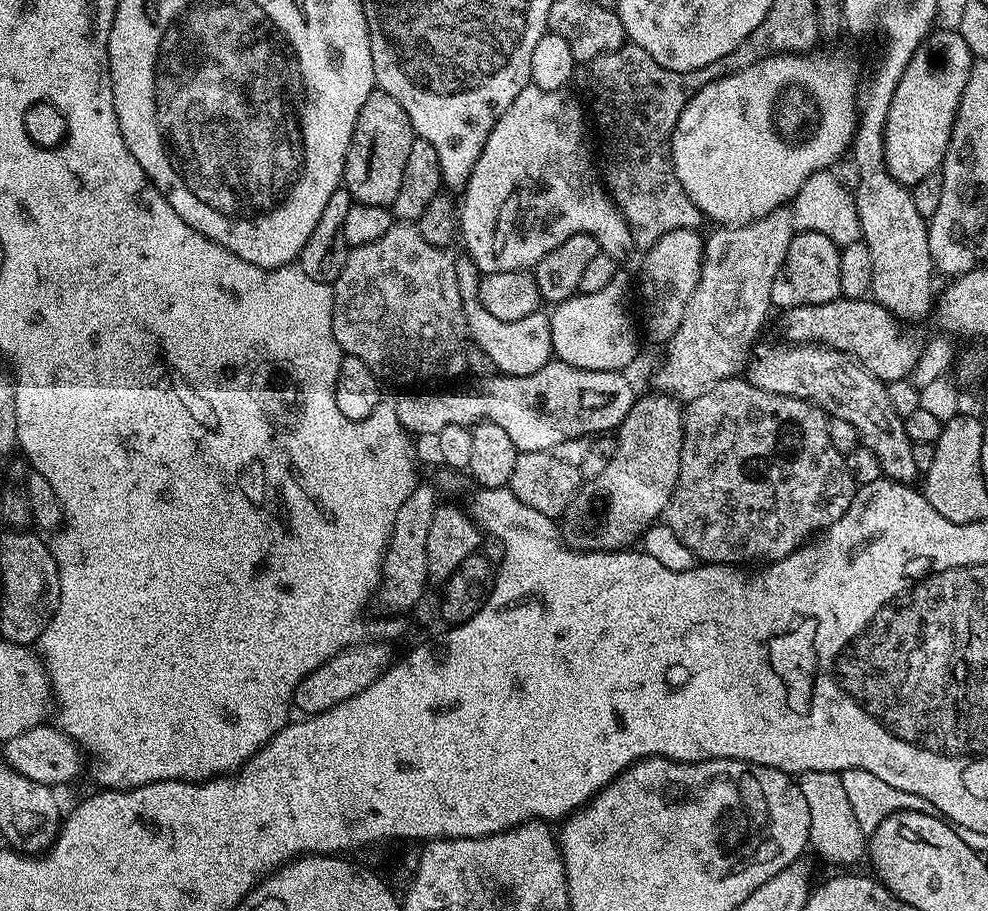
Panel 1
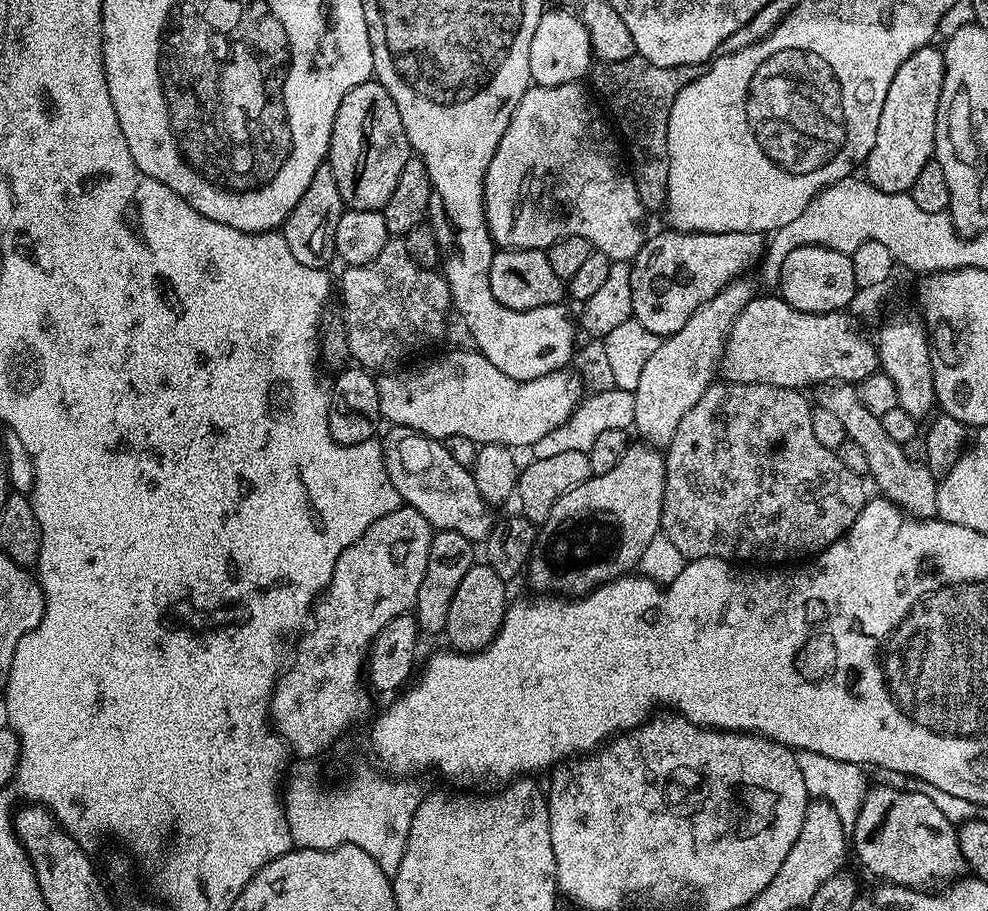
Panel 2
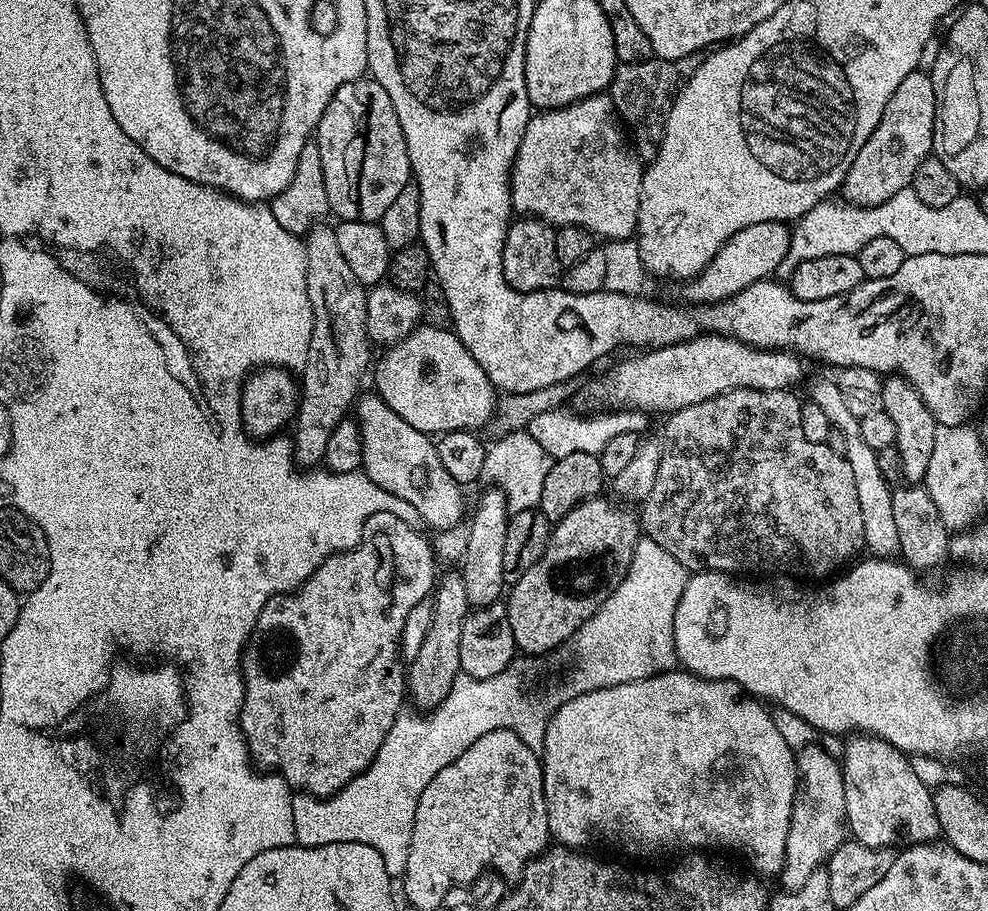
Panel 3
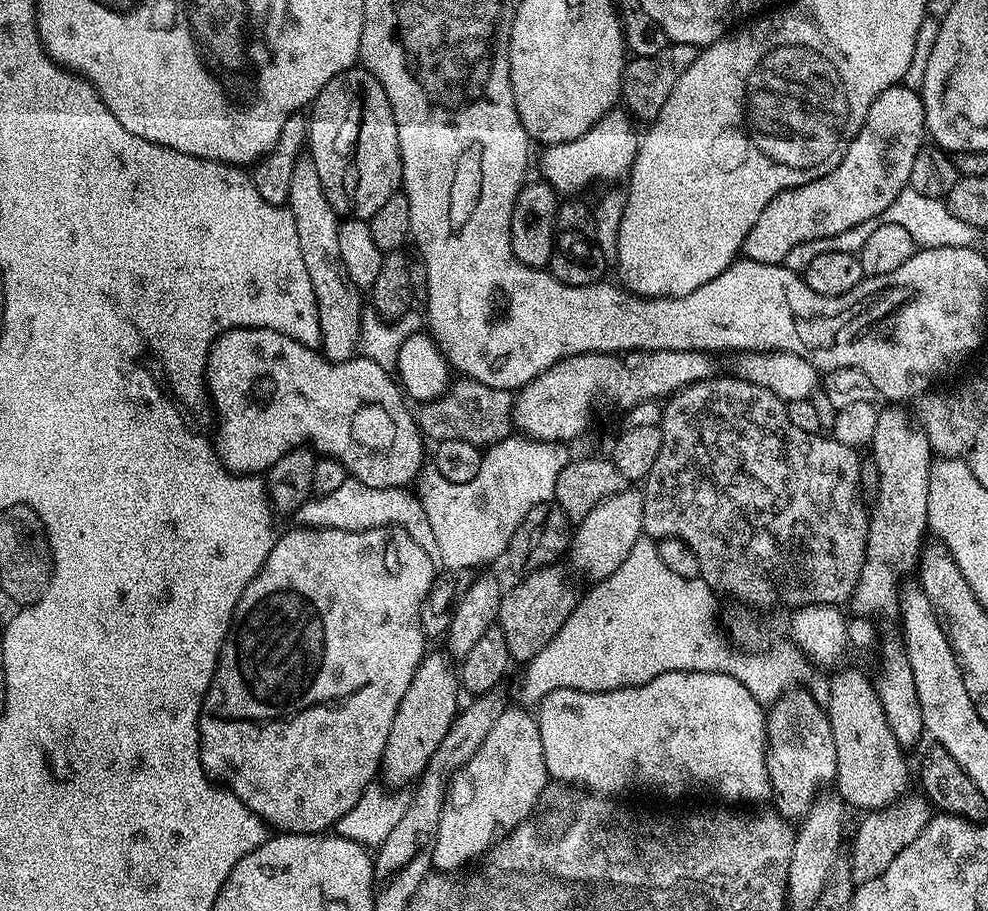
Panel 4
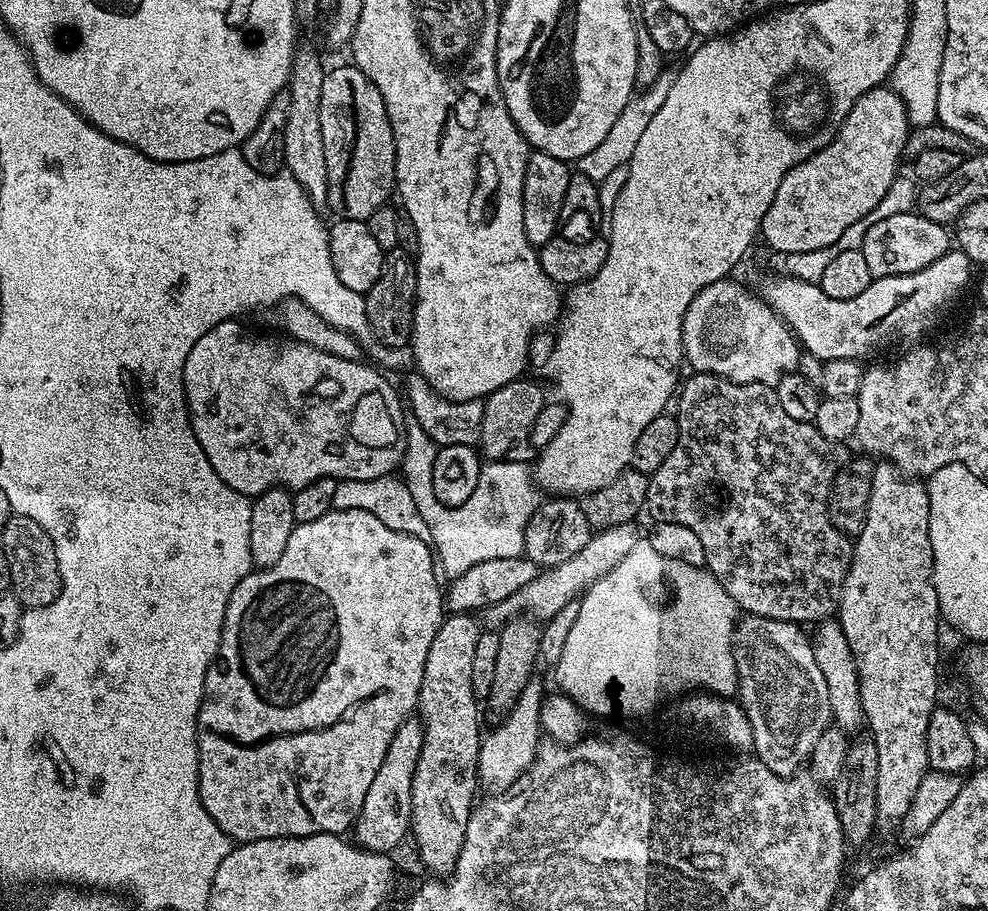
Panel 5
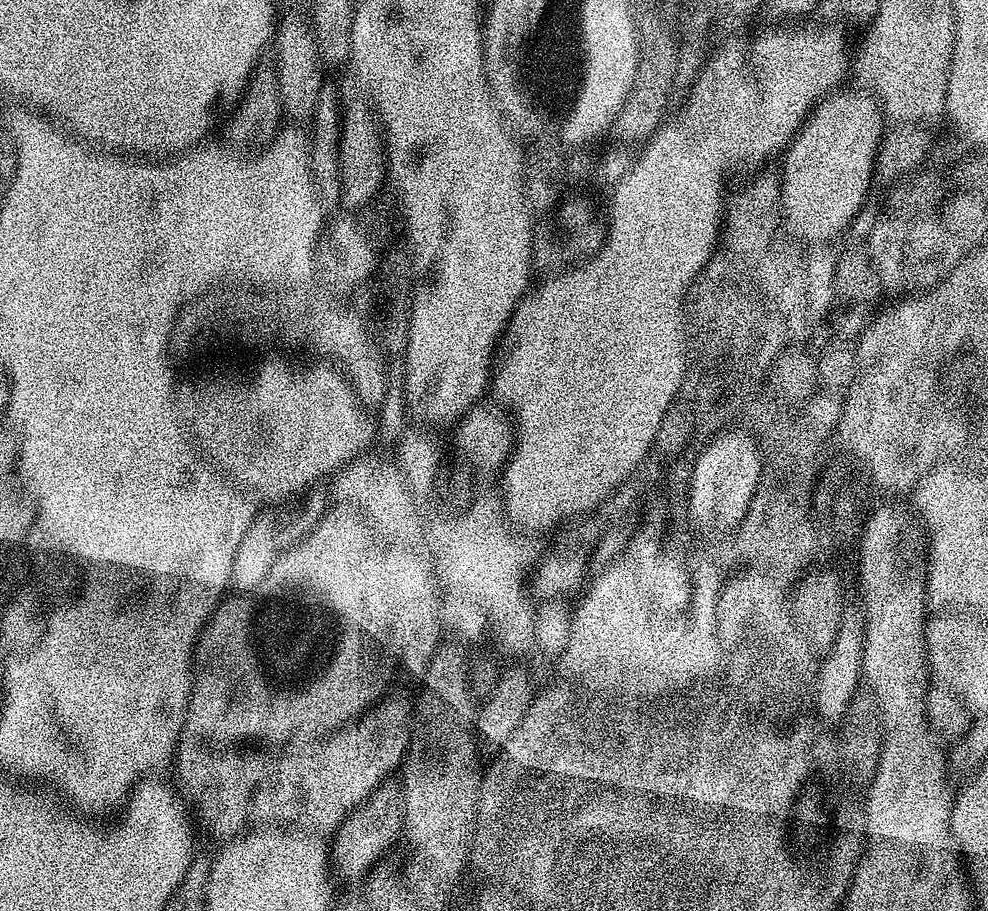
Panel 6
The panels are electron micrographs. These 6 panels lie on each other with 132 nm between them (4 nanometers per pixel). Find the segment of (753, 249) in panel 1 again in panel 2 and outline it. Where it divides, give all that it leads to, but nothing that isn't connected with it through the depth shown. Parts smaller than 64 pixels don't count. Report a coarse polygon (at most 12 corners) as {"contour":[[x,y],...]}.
{"contour":[[748,278],[710,298],[642,367],[634,431],[667,449],[717,379],[754,295]]}

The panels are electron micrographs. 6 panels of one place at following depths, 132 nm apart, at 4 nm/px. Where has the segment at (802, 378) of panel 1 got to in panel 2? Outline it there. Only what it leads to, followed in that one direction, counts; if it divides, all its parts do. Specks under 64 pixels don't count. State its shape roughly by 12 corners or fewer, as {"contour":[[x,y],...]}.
{"contour":[[821,384],[815,403],[866,454],[883,499],[936,516],[938,476],[907,456],[855,384]]}

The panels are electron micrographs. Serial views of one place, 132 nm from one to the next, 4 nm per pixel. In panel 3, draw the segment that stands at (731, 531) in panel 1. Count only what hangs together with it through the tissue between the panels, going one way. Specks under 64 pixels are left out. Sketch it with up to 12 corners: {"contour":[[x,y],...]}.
{"contour":[[802,400],[665,419],[643,535],[689,573],[820,582],[865,551]]}

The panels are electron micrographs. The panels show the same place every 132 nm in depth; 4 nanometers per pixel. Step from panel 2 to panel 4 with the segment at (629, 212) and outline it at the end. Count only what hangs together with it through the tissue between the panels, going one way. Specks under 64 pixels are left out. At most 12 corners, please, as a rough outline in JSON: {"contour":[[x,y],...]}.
{"contour":[[617,106],[582,138],[547,145],[539,175],[580,194],[631,173],[640,145]]}

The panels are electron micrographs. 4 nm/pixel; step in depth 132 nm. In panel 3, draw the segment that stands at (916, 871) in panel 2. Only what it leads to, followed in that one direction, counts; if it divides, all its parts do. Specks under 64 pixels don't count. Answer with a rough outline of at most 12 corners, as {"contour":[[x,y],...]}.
{"contour":[[877,736],[844,748],[851,839],[893,850],[940,836],[933,789]]}

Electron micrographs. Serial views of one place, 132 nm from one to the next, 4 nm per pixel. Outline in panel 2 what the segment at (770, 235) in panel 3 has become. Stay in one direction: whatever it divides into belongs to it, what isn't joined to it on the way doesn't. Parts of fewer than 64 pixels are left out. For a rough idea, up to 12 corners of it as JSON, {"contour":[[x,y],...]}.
{"contour":[[758,232],[649,235],[632,315],[667,338],[755,269]]}

